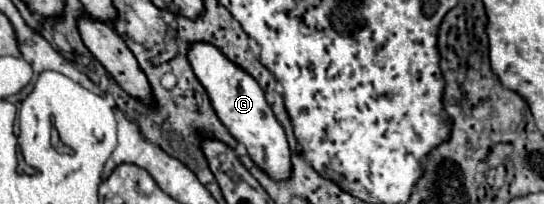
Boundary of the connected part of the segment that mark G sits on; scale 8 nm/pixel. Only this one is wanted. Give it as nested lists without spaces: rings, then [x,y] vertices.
[[[193,44],[189,50],[189,62],[199,78],[199,82],[205,86],[211,104],[219,116],[219,120],[225,124],[229,134],[247,148],[249,158],[269,174],[271,180],[289,180],[291,178],[291,150],[285,138],[285,132],[275,118],[273,110],[265,102],[265,94],[261,86],[241,68],[237,68],[233,62],[229,62],[221,50],[213,48],[211,44]]]

